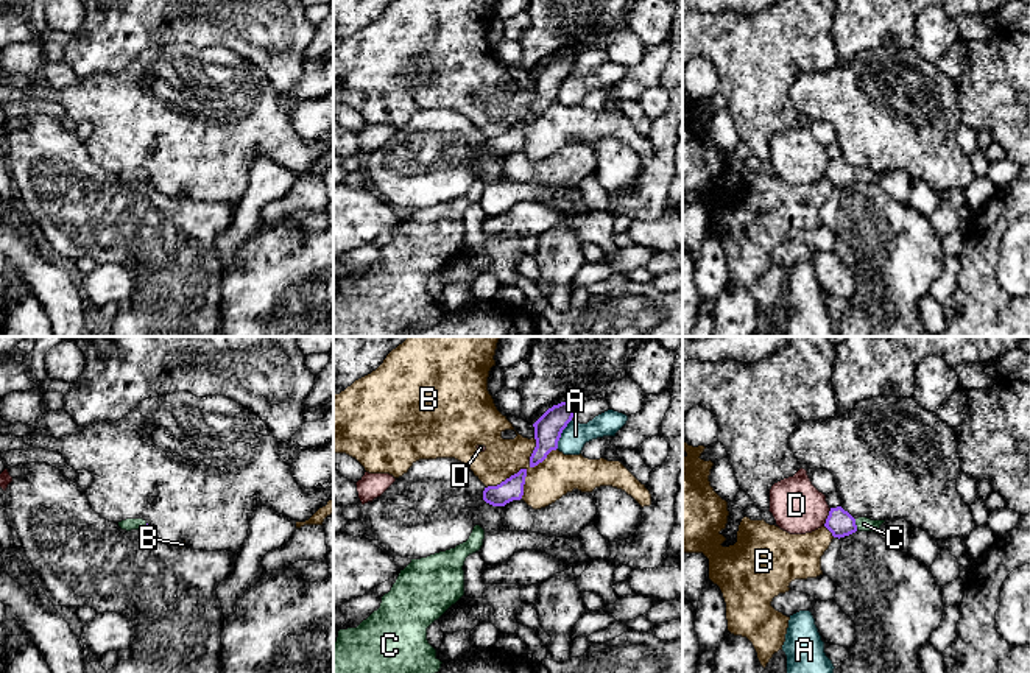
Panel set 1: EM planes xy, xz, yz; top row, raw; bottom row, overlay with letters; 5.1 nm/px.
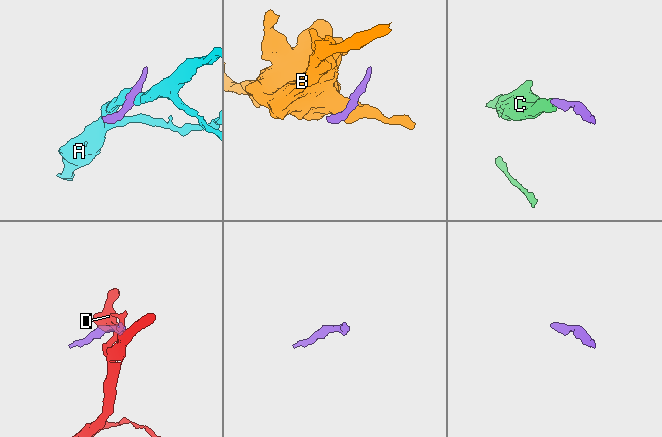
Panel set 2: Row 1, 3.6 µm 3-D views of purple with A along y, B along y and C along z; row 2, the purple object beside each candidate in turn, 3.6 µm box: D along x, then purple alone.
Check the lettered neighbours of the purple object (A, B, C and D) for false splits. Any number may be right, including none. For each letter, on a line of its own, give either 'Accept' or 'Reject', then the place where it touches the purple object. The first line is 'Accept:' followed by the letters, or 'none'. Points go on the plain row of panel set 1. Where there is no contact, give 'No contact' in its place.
Accept: C
A: Reject. Touches purple at xz (561, 83)
B: Reject. Touches purple at xz (507, 130)
C: Accept. Touches purple at yz (854, 175)
D: Reject. Touches purple at yz (828, 169)

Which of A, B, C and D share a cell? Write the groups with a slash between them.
A / B / C / D

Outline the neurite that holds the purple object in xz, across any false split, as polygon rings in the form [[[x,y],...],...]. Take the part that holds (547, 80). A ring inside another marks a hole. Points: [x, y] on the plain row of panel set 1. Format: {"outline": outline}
{"outline": [[[561,53],[549,59],[534,75],[536,98],[530,107],[530,118],[542,114],[552,101],[558,100],[563,81],[572,72],[577,53]]]}

